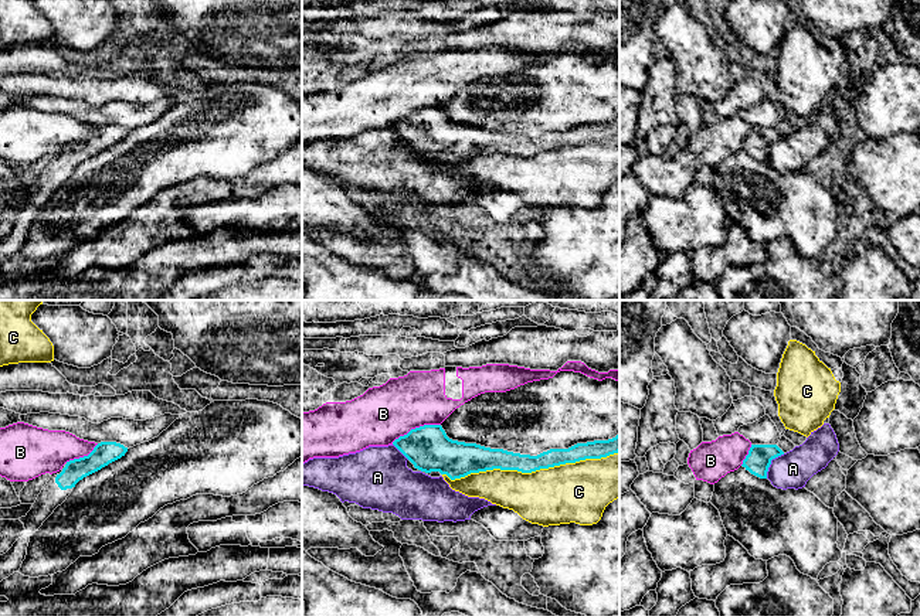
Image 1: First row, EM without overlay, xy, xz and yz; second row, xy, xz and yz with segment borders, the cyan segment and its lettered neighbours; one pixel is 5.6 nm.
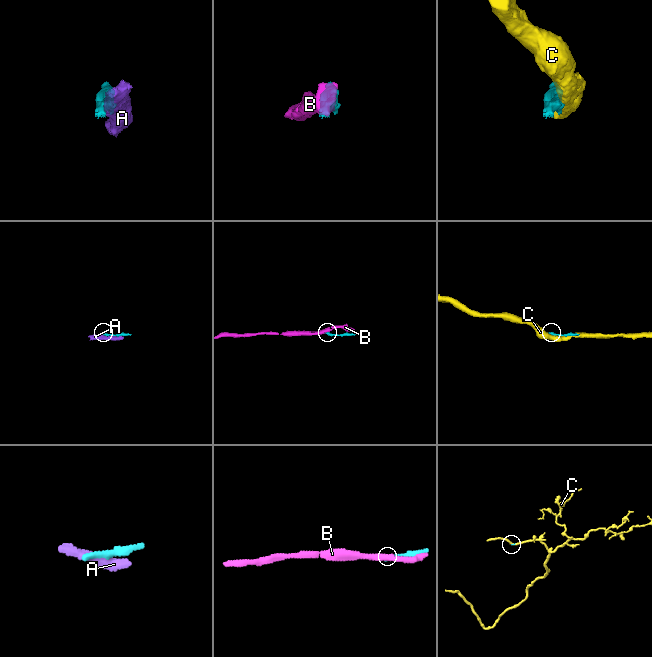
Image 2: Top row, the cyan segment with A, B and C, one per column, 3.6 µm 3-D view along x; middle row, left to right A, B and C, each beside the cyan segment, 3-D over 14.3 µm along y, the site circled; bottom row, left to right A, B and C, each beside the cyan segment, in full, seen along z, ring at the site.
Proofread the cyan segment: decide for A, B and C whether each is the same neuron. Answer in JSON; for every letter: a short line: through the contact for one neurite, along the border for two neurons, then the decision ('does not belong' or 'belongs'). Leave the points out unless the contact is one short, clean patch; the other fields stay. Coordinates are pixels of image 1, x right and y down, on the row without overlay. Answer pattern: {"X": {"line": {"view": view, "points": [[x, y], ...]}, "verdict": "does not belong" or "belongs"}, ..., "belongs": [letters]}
{"A": {"verdict": "does not belong"}, "B": {"verdict": "does not belong"}, "C": {"verdict": "does not belong"}, "belongs": []}

